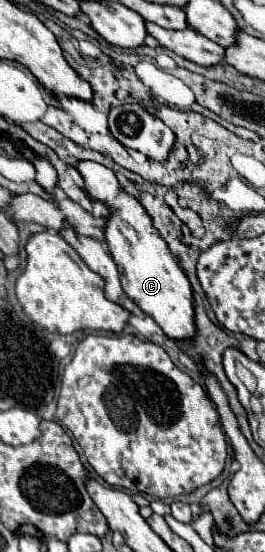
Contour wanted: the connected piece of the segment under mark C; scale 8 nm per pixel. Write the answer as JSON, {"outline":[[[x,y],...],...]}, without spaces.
{"outline":[[[79,161],[75,165],[85,183],[85,193],[89,201],[99,201],[109,209],[107,225],[105,225],[105,243],[119,267],[121,285],[127,295],[137,303],[137,307],[155,319],[155,323],[165,331],[171,339],[189,339],[195,335],[193,323],[193,289],[177,265],[169,245],[155,229],[153,219],[139,199],[125,193],[115,173],[95,161]]]}

